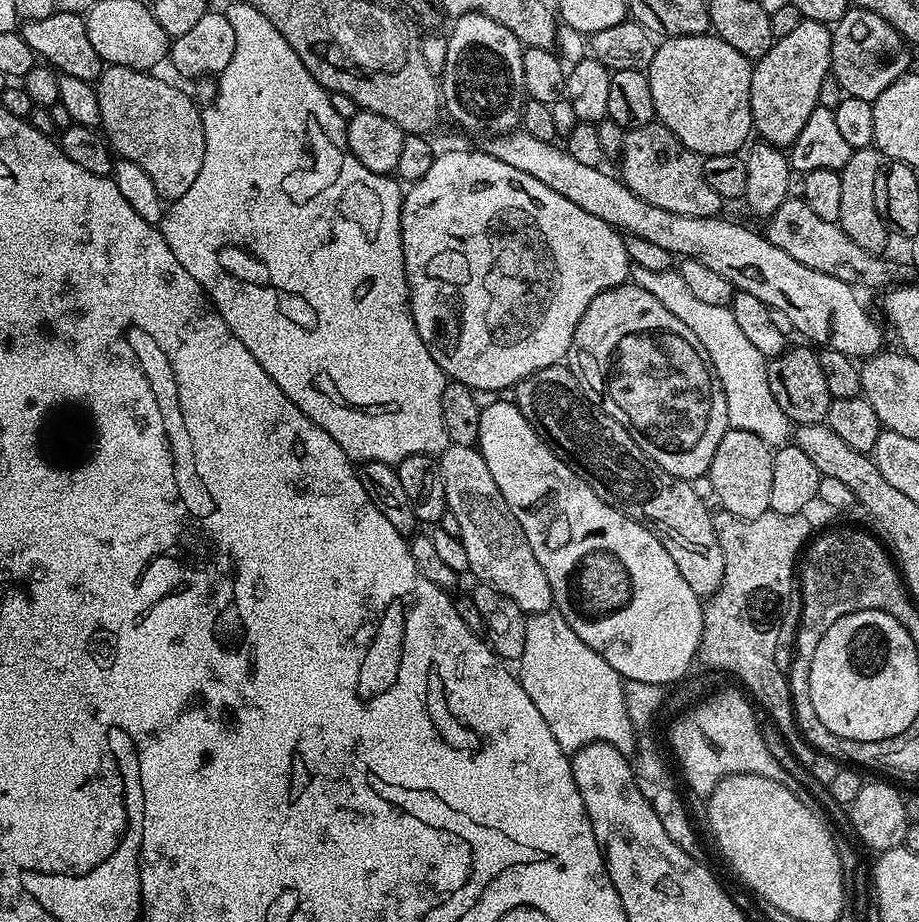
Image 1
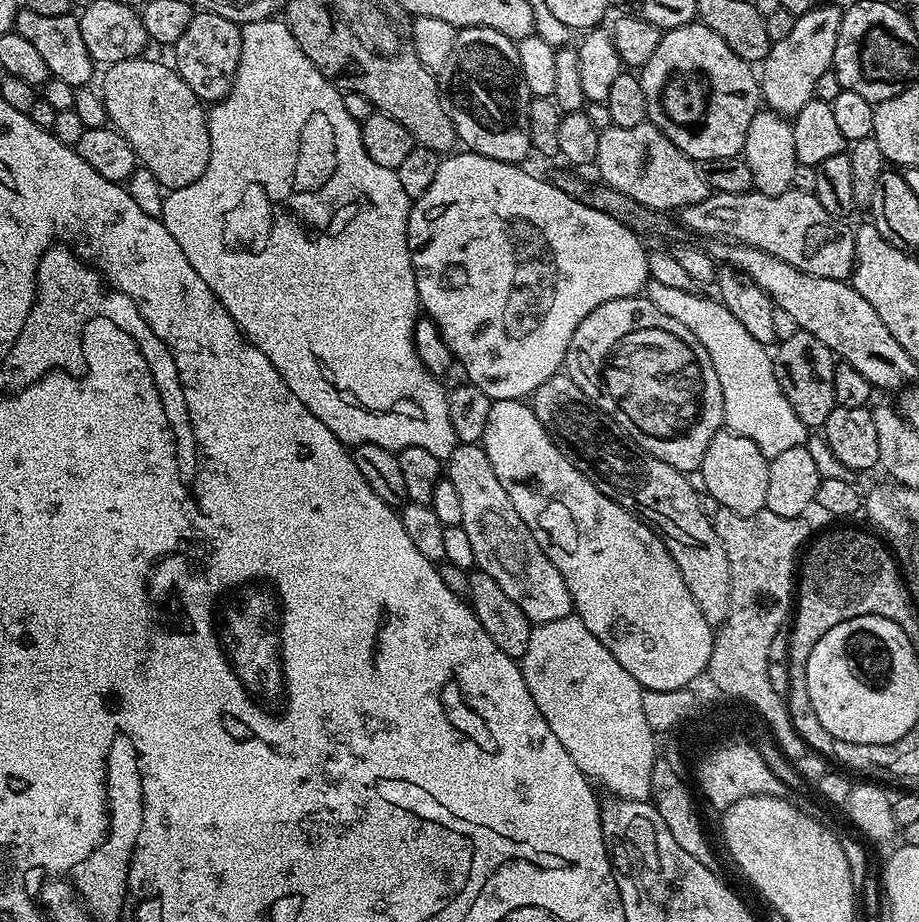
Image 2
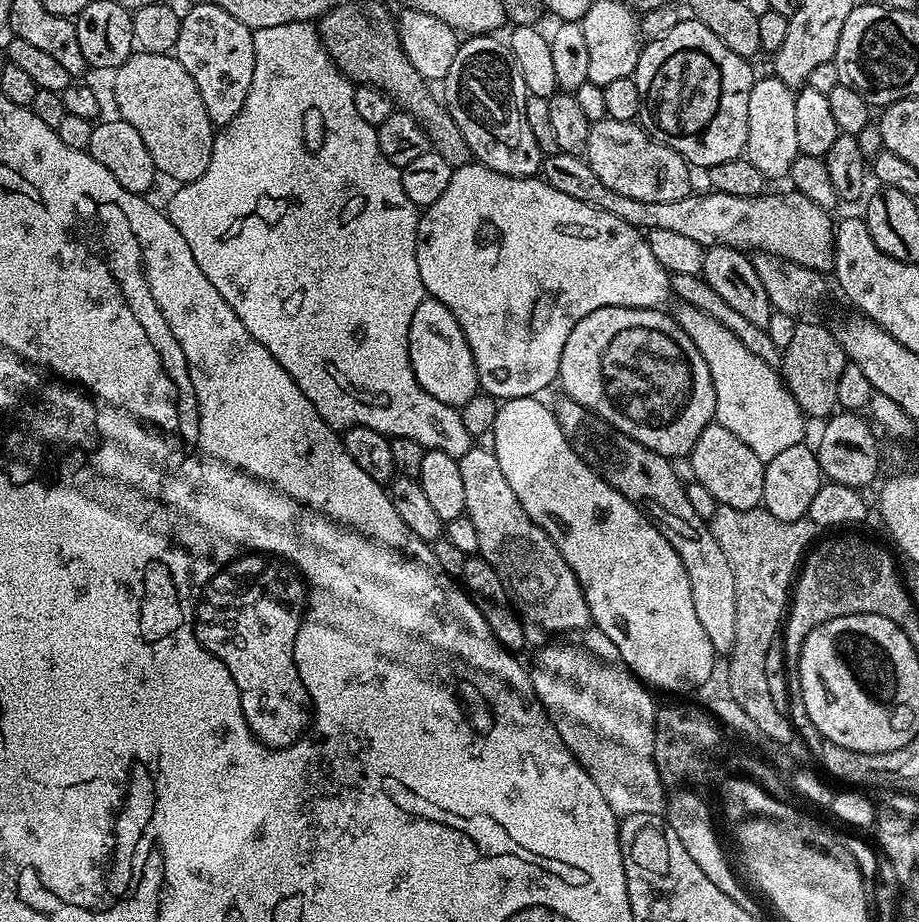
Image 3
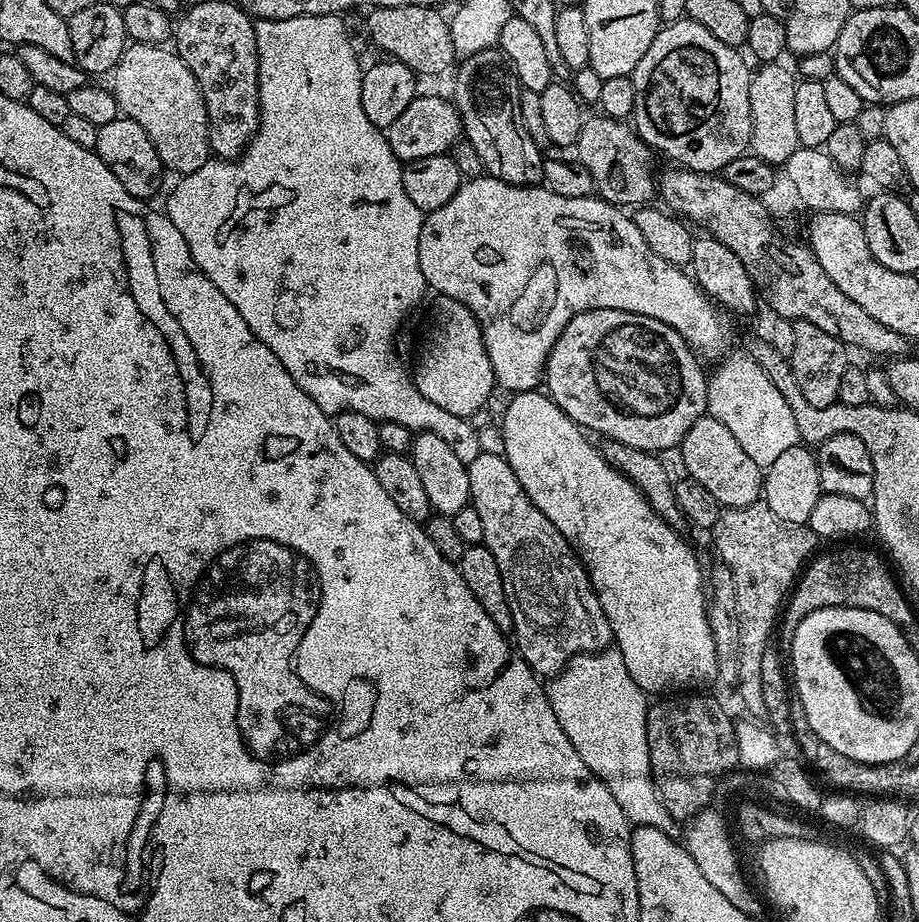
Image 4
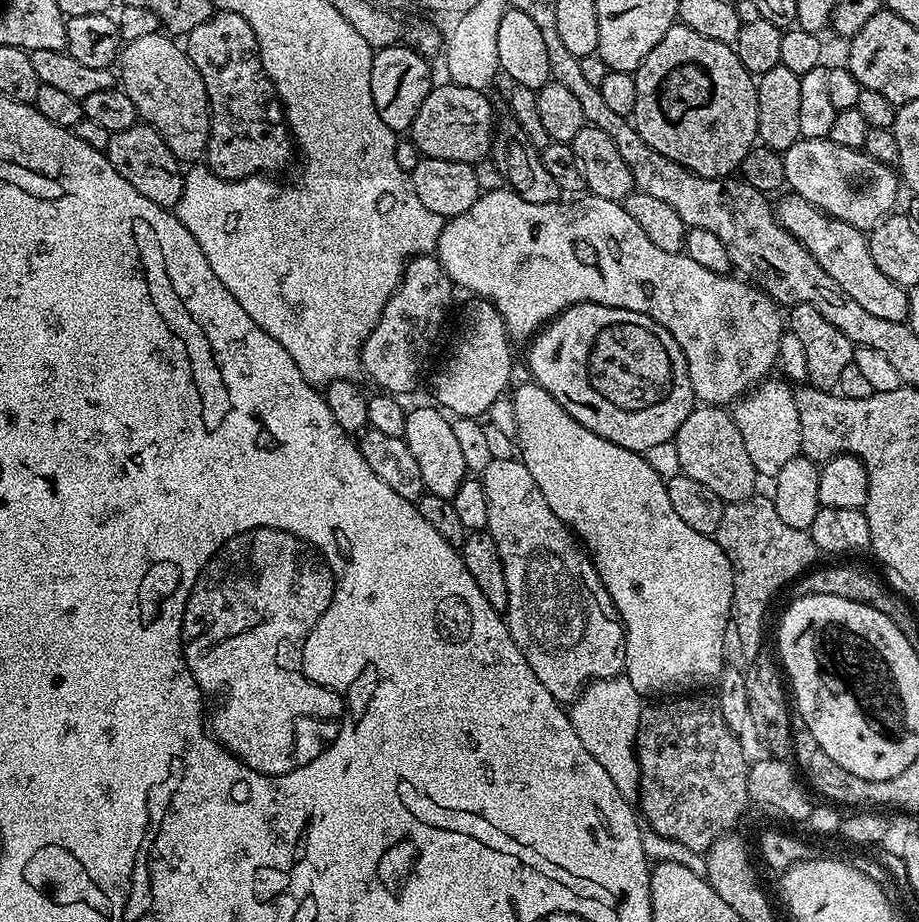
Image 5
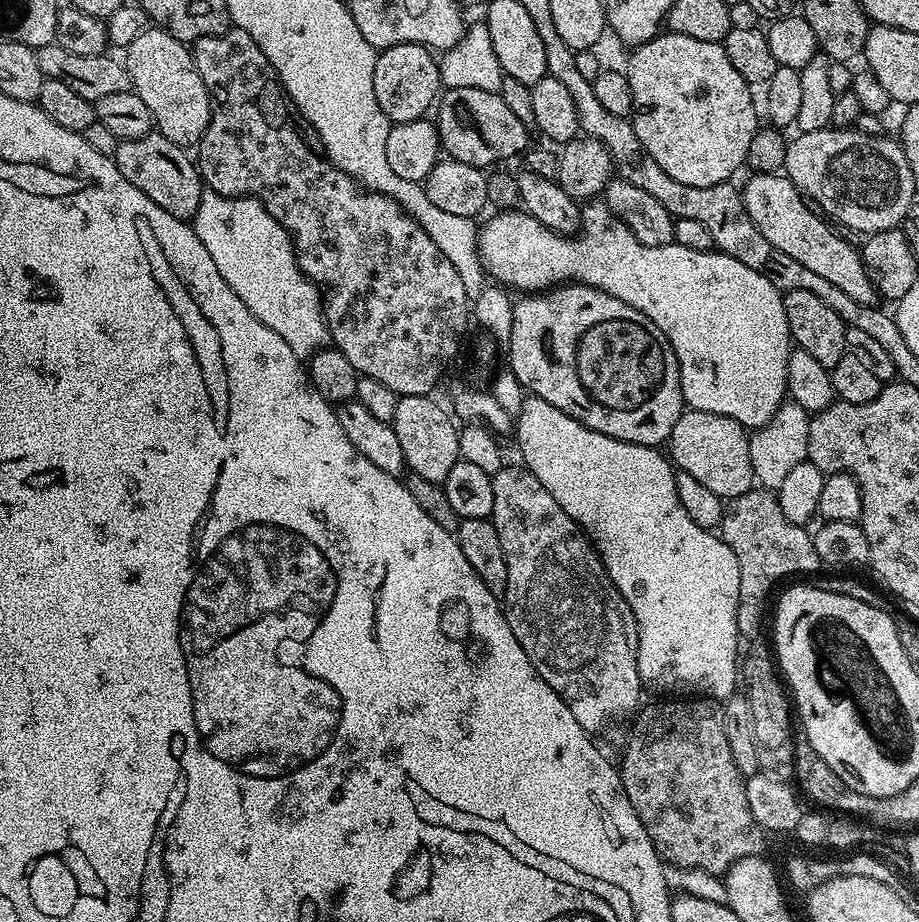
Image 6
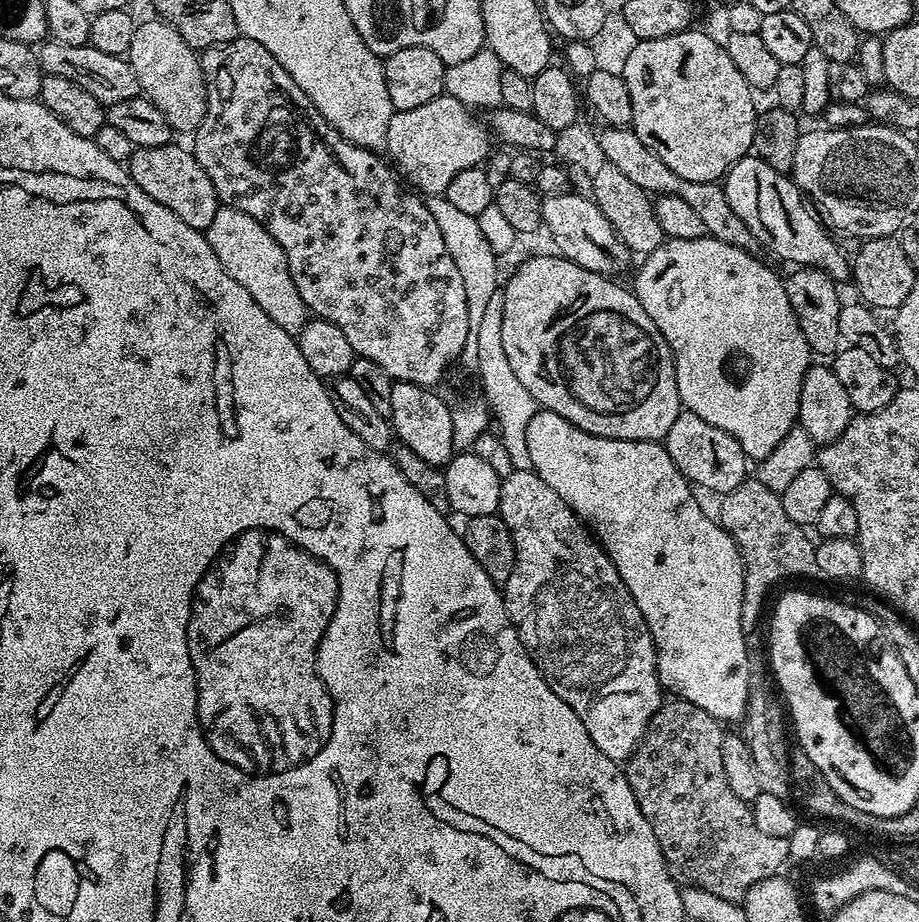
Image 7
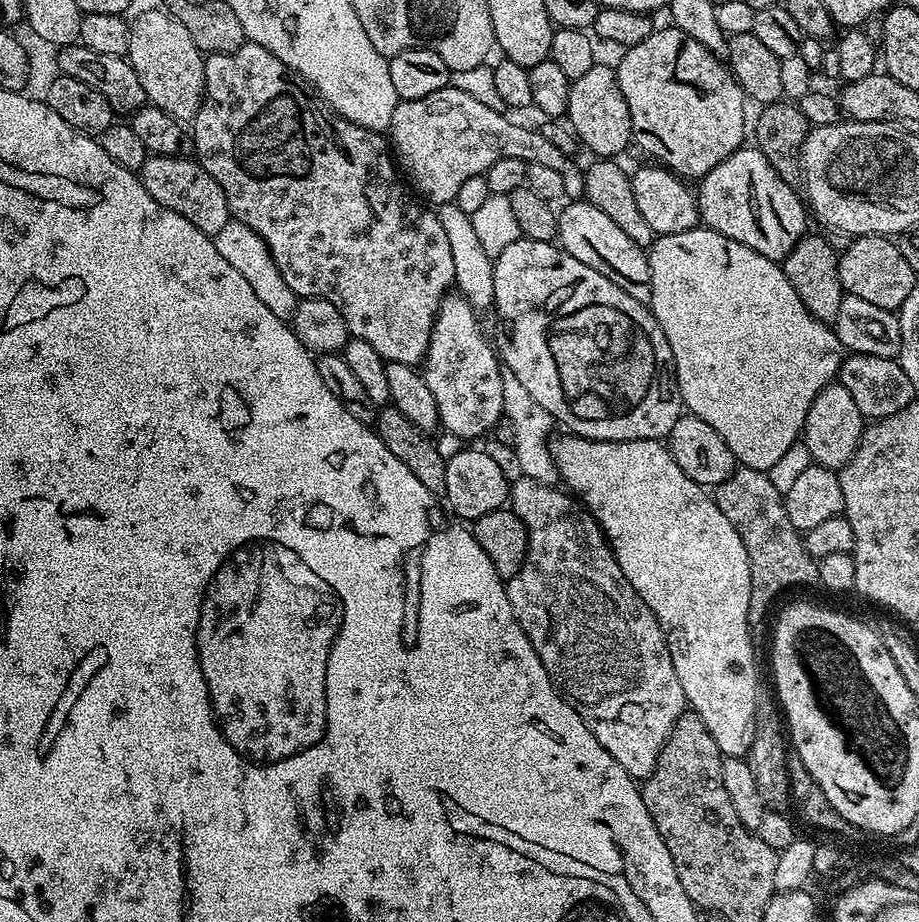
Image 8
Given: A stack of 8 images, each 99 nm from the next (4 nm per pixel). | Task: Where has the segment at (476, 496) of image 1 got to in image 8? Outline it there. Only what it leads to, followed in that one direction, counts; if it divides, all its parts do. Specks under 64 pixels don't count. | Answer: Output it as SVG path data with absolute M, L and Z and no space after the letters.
M521 475L519 480L511 481L510 507L514 514L518 514L518 518L522 518L528 531L528 549L526 558L522 562L522 570L518 570L518 574L514 574L514 578L510 578L506 582L506 599L512 607L512 619L522 626L522 630L528 641L534 646L542 666L546 666L546 674L550 674L552 683L574 705L582 722L586 722L590 734L594 734L594 738L598 738L598 742L608 751L610 758L614 758L614 762L618 762L618 766L622 766L622 770L626 770L626 774L630 774L632 779L637 782L643 782L654 770L662 746L668 741L673 726L686 710L682 682L678 682L678 674L674 674L674 662L670 658L670 650L662 626L650 610L650 606L646 606L646 602L642 602L642 598L634 590L634 586L630 586L630 582L626 582L626 574L622 574L622 566L618 566L608 539L604 537L604 531L600 528L600 523L588 513L588 509L583 504L573 499L567 491Z

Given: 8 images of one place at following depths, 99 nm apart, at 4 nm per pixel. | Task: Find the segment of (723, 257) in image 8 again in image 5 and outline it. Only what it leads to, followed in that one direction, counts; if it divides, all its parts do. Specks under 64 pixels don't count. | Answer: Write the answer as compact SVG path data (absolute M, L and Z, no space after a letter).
M507 186L493 192L481 192L480 197L474 202L474 206L470 206L470 210L466 210L466 214L453 216L445 223L442 234L436 243L434 255L457 289L465 288L466 291L472 292L468 294L473 297L491 300L494 307L497 308L498 314L504 319L505 330L513 341L531 341L532 337L549 320L553 320L559 312L564 312L575 304L601 304L602 306L625 308L626 310L634 310L638 314L646 314L650 318L654 318L654 322L661 324L674 337L686 358L686 366L690 374L690 386L701 405L731 405L749 390L755 388L757 384L769 379L771 372L768 371L771 368L775 369L778 364L776 355L778 354L778 342L782 331L782 312L775 300L771 300L761 288L756 287L747 279L737 278L732 274L717 274L705 270L702 266L698 266L698 262L694 262L694 258L690 258L684 252L667 252L661 250L659 246L654 246L654 242L650 242L650 238L646 238L646 233L638 230L634 218L630 218L630 214L626 214L623 203L591 194L581 195L573 200L576 200L573 204L526 202L526 198L522 198Z

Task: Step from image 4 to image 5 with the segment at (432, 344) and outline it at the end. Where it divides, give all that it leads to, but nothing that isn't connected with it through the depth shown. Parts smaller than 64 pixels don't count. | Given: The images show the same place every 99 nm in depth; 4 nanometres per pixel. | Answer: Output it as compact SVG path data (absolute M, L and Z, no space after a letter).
M469 299L456 334L448 348L446 362L439 366L432 380L436 401L447 413L472 419L490 410L504 393L512 372L512 346L505 330L504 319L491 300Z

